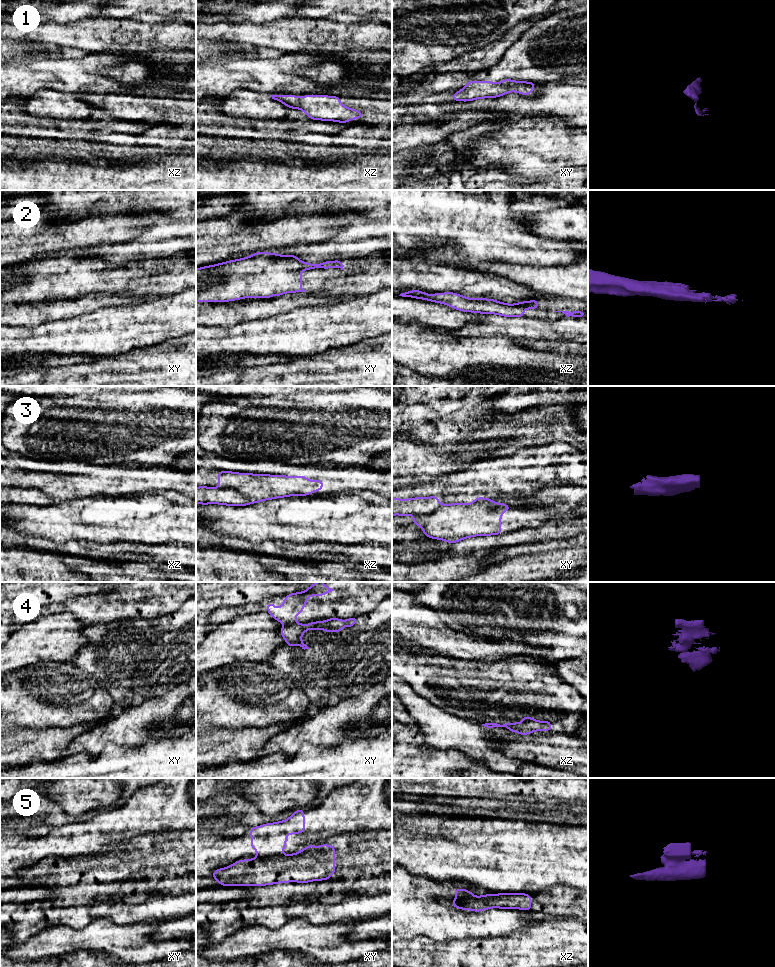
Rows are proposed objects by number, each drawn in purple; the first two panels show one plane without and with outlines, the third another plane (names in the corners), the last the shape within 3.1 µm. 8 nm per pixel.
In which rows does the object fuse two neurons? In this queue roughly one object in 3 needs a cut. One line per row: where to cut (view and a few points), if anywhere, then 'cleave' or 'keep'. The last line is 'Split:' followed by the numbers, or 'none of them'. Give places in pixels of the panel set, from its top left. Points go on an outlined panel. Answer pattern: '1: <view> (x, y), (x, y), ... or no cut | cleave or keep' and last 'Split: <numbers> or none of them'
1: no cut | keep
2: no cut | keep
3: xz (218, 487), (235, 488), (250, 502) | cleave
4: xy (295, 622), (286, 625) | cleave
5: xy (281, 854), (257, 858) | cleave
Split: 3, 4, 5

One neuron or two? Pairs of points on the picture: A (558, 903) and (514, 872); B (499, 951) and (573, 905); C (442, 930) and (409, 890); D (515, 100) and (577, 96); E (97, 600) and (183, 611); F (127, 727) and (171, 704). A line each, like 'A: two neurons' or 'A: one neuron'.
A: two neurons
B: two neurons
C: one neuron
D: one neuron
E: two neurons
F: one neuron

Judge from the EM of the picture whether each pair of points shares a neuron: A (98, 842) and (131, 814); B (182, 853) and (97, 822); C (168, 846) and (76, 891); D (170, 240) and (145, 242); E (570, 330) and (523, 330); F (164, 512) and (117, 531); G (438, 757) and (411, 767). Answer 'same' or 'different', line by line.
A: same
B: different
C: same
D: same
E: same
F: same
G: different

